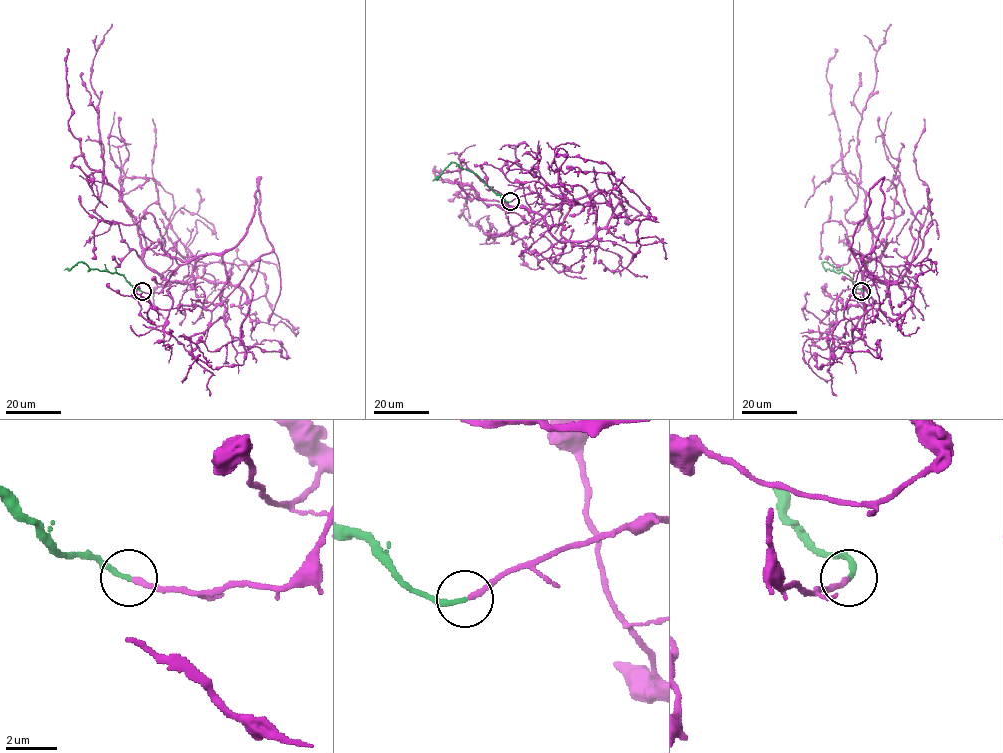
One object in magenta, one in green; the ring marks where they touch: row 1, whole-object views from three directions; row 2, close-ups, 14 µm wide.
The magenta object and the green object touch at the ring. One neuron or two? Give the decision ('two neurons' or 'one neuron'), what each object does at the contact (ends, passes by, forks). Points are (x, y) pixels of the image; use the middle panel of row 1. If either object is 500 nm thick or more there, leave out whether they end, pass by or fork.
one neuron; magenta ends there; green ends there

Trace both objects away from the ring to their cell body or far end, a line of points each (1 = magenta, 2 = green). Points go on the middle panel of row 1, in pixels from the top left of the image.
1: (511, 201), (541, 196), (530, 211), (508, 212), (469, 196), (459, 216), (480, 231)
2: (510, 201), (503, 199), (476, 174), (455, 163), (451, 163), (433, 181)

